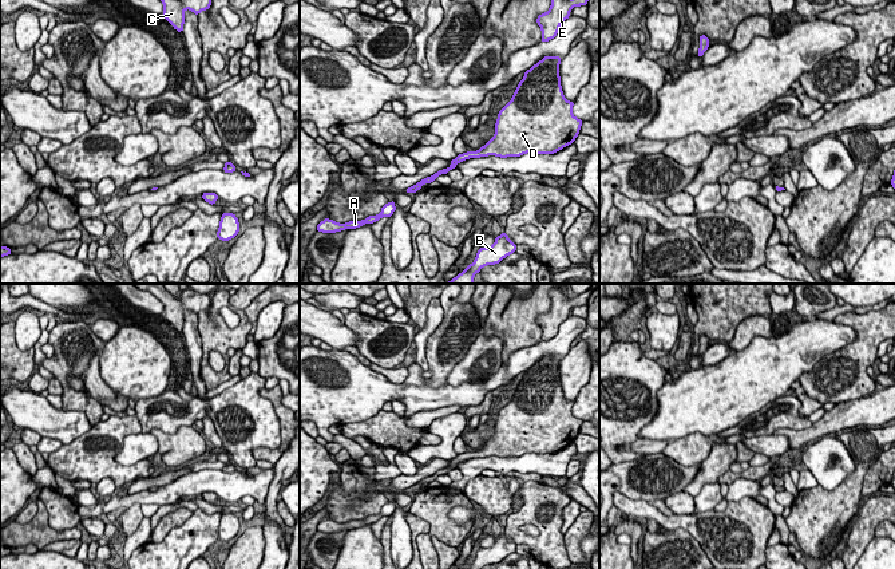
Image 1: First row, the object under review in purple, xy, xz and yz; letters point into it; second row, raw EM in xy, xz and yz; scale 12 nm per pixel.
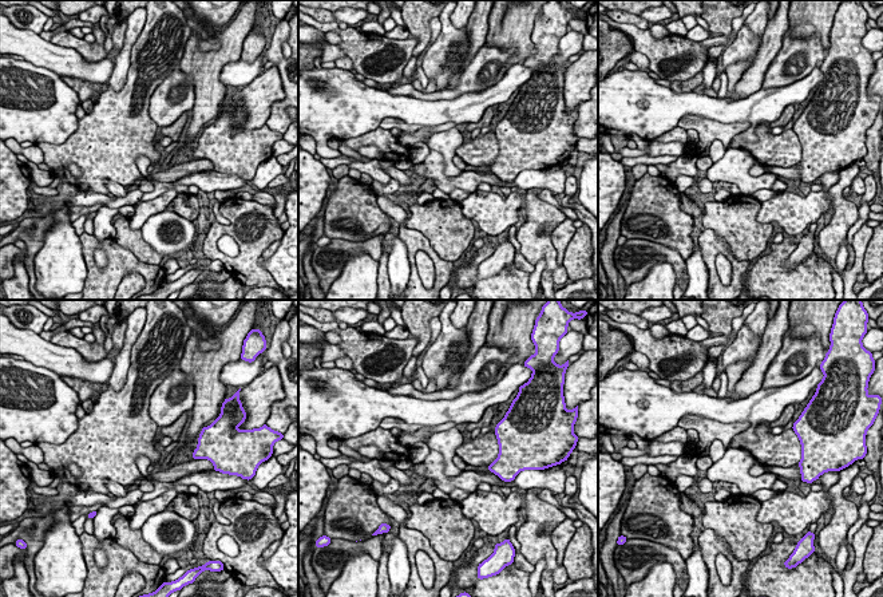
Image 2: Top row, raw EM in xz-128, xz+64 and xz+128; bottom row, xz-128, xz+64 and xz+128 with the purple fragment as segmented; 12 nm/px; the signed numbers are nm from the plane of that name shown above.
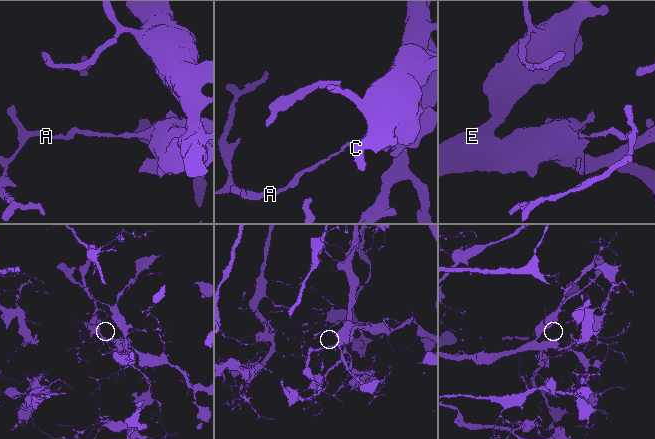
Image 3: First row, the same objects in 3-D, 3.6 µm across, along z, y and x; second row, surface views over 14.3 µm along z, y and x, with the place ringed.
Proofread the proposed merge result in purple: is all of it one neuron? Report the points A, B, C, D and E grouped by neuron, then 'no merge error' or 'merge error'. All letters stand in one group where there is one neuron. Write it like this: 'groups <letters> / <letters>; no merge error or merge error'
groups A B C D E; no merge error

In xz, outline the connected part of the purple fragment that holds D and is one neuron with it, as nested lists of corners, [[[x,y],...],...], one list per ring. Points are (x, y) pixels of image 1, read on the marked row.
[[[544,56],[524,71],[511,100],[499,111],[495,135],[478,151],[459,154],[451,166],[439,170],[405,193],[416,193],[441,174],[470,158],[495,155],[520,157],[526,153],[554,154],[574,143],[583,120],[571,112],[574,102],[563,96],[559,76],[559,56]]]

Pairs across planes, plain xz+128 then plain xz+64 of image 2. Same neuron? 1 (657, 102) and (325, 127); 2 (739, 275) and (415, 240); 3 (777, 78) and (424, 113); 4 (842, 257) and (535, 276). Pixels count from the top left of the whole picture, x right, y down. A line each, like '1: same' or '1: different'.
1: same
2: same
3: different
4: same

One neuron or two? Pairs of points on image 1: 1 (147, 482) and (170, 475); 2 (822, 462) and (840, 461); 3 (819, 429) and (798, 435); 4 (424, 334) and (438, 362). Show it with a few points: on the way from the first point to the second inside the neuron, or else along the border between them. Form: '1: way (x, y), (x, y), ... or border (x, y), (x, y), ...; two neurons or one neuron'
1: way (153, 481), (165, 478); one neuron
2: way (826, 462), (834, 465), (836, 462); one neuron
3: way (814, 434), (803, 435); one neuron
4: border (444, 313), (426, 346), (427, 370); two neurons

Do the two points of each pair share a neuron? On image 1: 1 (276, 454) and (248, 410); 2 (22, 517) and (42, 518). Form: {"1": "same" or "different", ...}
{"1": "different", "2": "different"}

